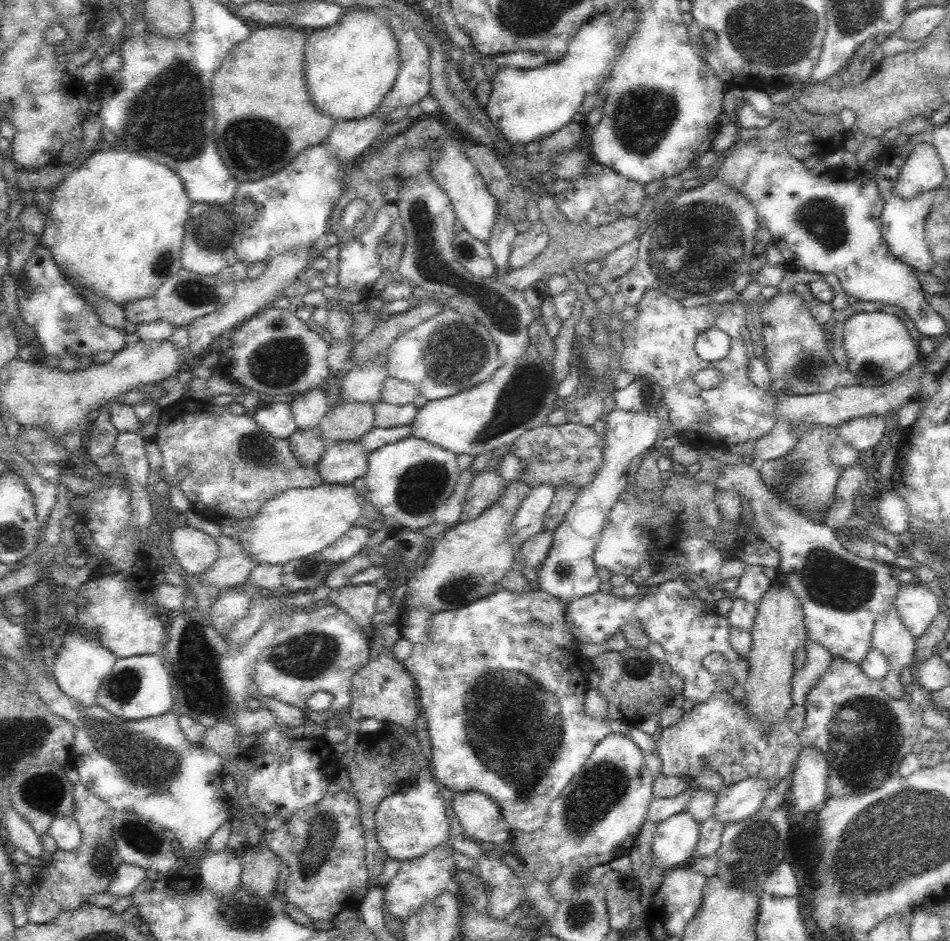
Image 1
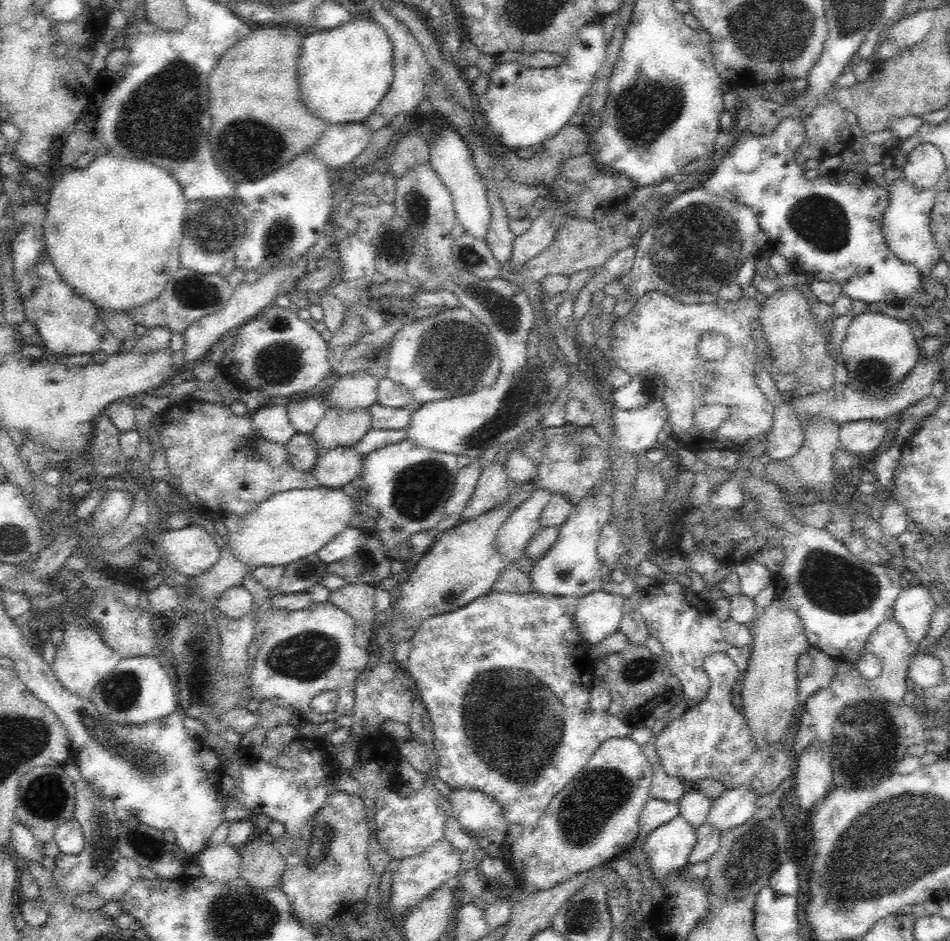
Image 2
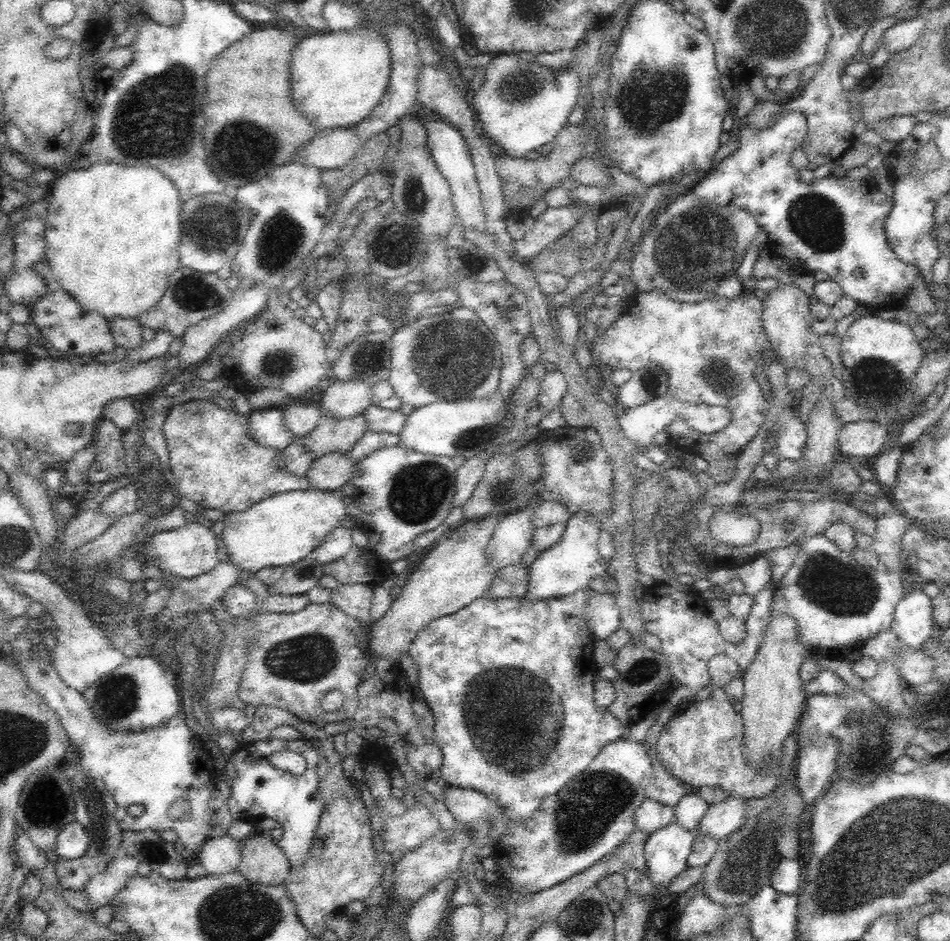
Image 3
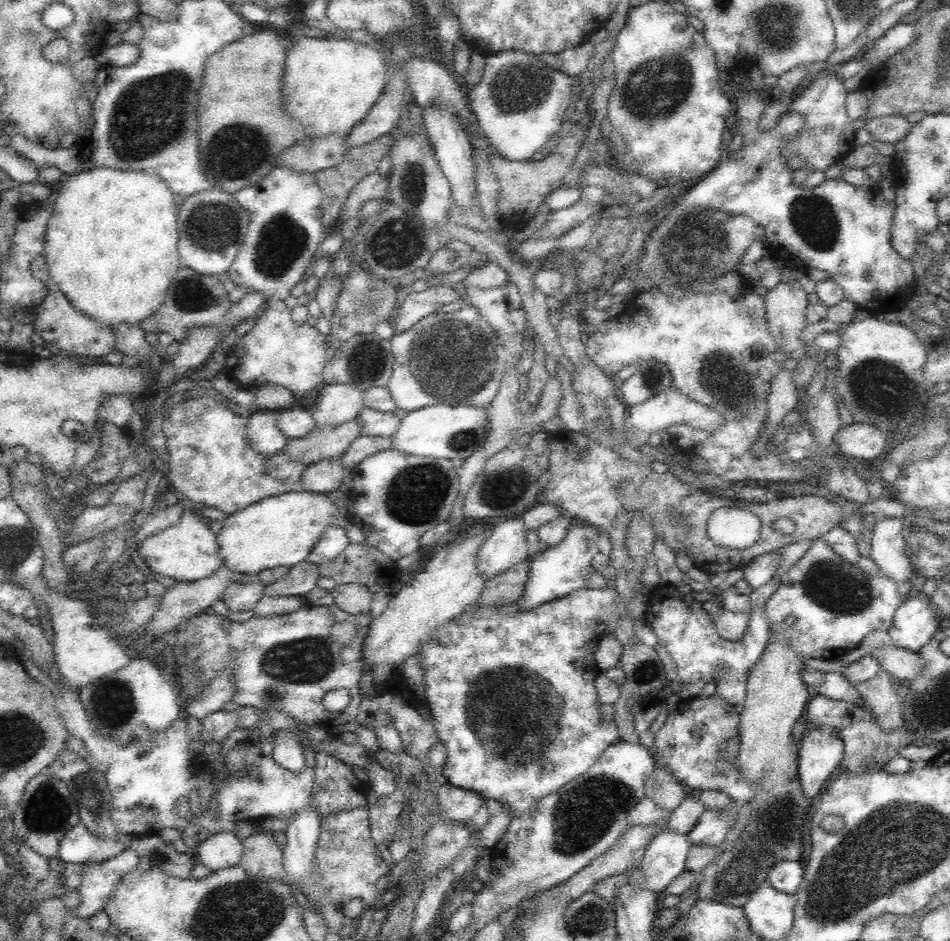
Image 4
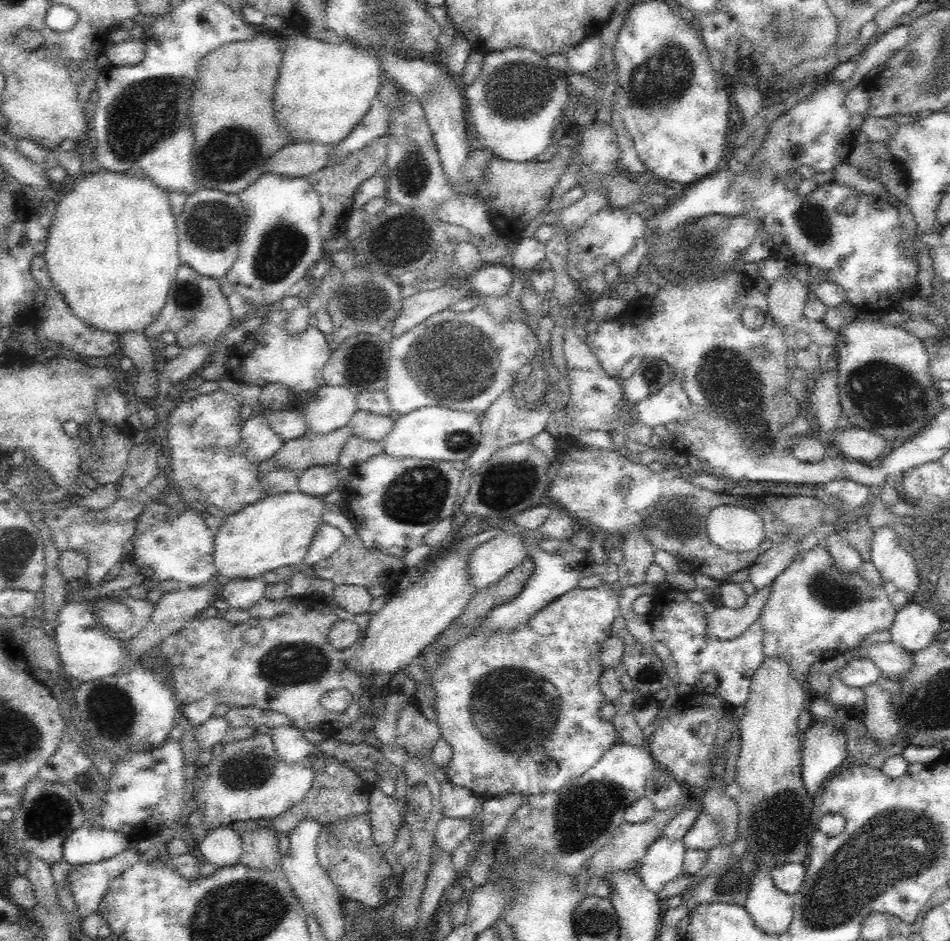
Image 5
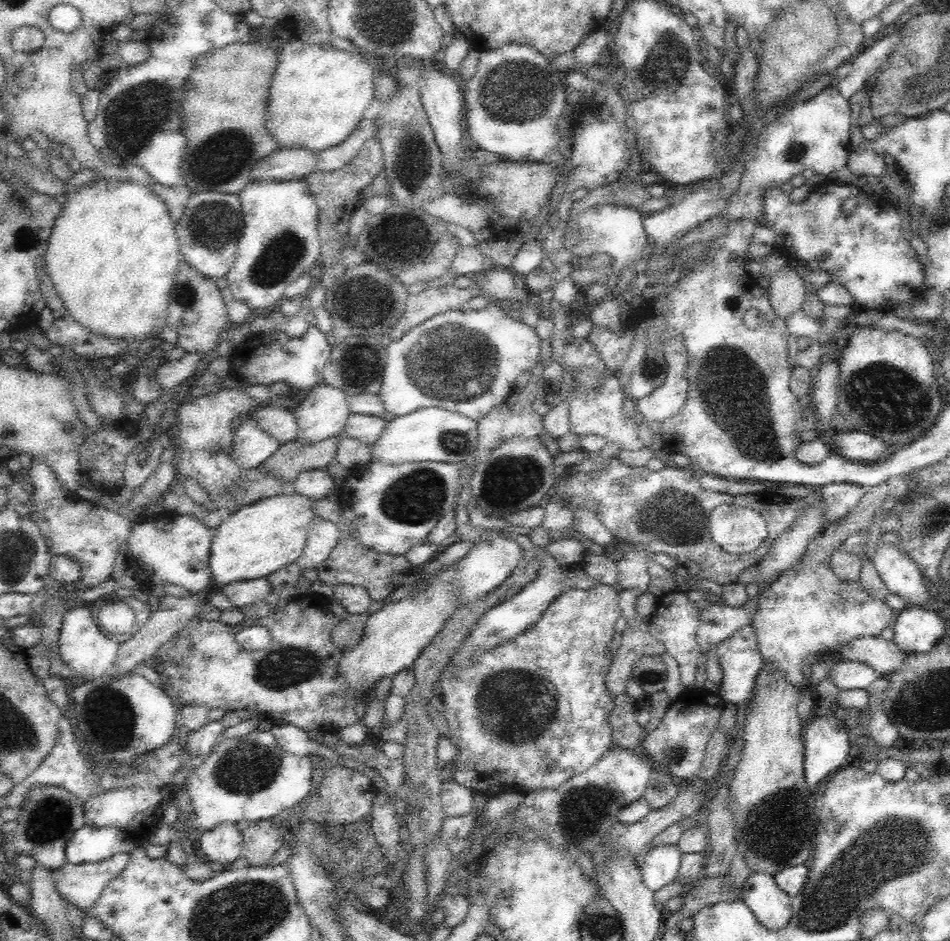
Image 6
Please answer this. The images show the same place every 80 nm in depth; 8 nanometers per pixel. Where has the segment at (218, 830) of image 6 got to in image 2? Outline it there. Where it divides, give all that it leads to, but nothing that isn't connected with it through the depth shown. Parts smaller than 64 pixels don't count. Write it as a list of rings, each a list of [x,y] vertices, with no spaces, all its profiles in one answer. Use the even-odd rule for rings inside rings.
[[[227,839],[215,846],[206,846],[193,859],[202,867],[202,876],[212,882],[230,882],[239,876],[241,856]]]

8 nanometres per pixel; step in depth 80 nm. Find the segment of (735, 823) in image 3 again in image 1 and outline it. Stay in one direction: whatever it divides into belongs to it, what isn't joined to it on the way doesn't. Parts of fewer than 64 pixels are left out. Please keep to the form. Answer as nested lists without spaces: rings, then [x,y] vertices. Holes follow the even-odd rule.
[[[744,778],[718,791],[712,818],[727,824],[738,822],[756,814],[769,790],[764,779]]]

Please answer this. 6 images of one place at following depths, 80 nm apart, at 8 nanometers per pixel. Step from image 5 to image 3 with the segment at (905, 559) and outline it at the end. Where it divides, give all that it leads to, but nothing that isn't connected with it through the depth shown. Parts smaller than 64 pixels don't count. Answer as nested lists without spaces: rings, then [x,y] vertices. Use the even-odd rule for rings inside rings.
[[[898,510],[882,514],[875,520],[877,528],[874,532],[872,550],[888,571],[900,573],[902,559],[900,559],[901,538],[912,522]]]

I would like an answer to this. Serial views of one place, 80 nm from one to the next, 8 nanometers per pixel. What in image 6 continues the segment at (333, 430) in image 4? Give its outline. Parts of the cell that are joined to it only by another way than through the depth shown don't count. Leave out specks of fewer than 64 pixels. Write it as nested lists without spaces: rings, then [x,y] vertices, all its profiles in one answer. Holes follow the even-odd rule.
[[[340,436],[322,440],[320,443],[305,444],[288,442],[281,444],[278,451],[270,456],[260,468],[276,476],[285,484],[308,470],[325,470],[335,462]]]

